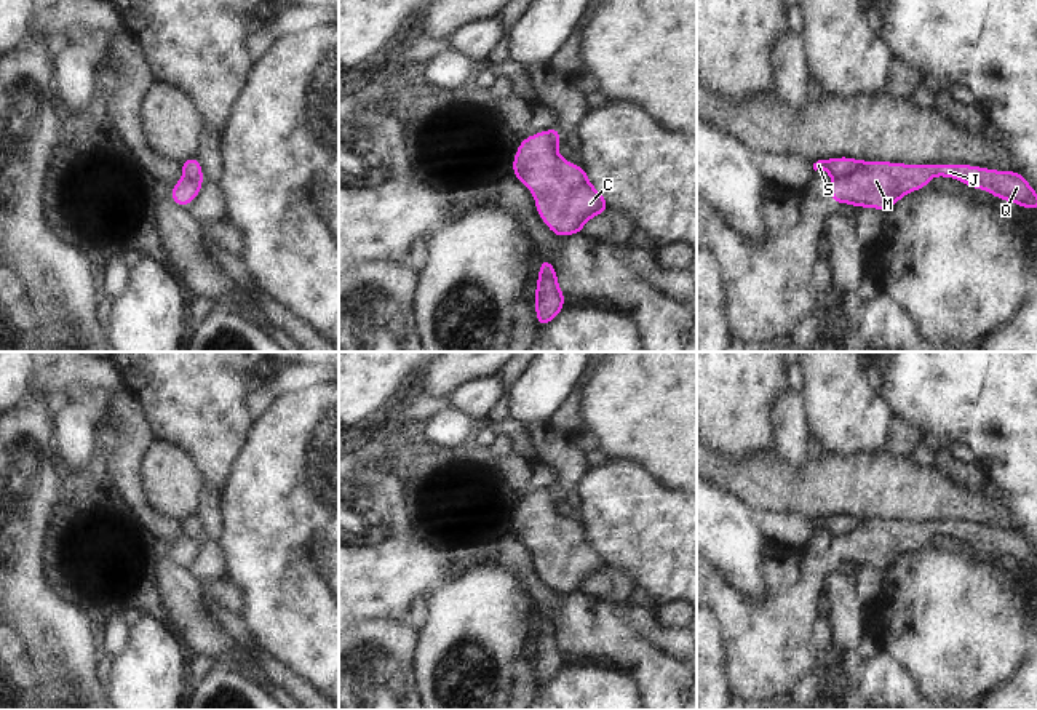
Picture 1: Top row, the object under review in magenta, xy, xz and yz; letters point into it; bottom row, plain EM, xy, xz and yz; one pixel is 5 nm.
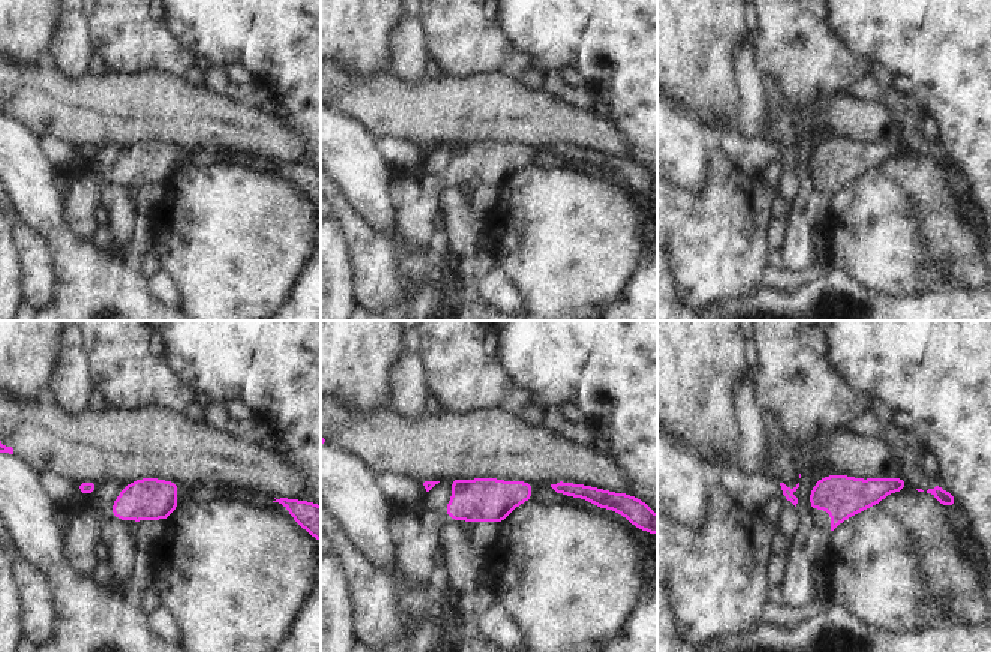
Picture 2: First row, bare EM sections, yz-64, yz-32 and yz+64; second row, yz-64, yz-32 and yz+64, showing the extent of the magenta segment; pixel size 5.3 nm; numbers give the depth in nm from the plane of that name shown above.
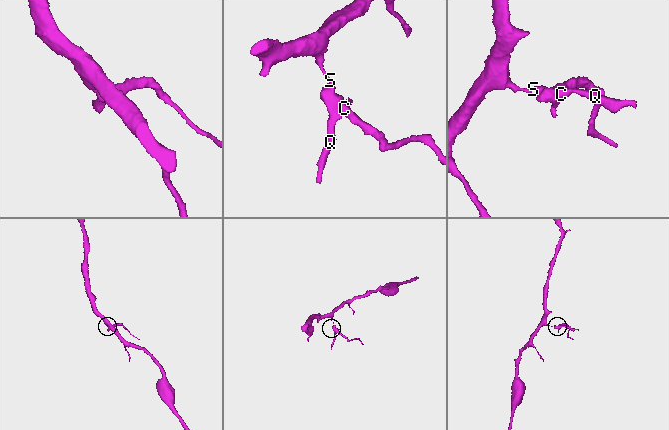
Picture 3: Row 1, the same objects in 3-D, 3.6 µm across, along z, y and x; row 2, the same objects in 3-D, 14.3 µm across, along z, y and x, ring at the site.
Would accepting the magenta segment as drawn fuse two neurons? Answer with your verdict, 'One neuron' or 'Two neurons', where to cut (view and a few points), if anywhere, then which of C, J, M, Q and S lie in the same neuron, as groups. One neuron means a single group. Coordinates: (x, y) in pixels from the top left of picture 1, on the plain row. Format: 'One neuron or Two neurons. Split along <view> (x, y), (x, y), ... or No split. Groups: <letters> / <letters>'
Two neurons. Split along yz (863, 520), (834, 539). Groups: C J M Q / S

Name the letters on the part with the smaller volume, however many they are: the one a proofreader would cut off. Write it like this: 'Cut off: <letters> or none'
Cut off: C, J, M, Q

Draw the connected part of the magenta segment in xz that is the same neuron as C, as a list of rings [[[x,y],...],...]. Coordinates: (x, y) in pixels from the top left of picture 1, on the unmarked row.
[[[551,486],[519,499],[513,532],[535,555],[535,566],[558,595],[580,592],[588,577],[609,568],[606,556],[591,544],[586,528],[558,513],[561,489]]]

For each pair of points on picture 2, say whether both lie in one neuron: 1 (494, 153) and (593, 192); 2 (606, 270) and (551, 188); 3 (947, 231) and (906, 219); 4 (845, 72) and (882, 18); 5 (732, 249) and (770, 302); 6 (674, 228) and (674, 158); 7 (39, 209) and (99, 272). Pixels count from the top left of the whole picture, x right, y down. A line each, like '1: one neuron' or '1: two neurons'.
1: two neurons
2: one neuron
3: two neurons
4: two neurons
5: two neurons
6: two neurons
7: one neuron

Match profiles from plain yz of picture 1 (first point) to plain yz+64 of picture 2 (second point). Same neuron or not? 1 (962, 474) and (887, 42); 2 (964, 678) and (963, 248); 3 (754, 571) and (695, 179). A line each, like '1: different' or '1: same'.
1: different
2: different
3: same

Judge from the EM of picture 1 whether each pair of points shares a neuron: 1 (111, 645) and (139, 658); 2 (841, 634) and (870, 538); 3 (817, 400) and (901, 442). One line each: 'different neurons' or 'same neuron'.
1: different neurons
2: different neurons
3: same neuron

